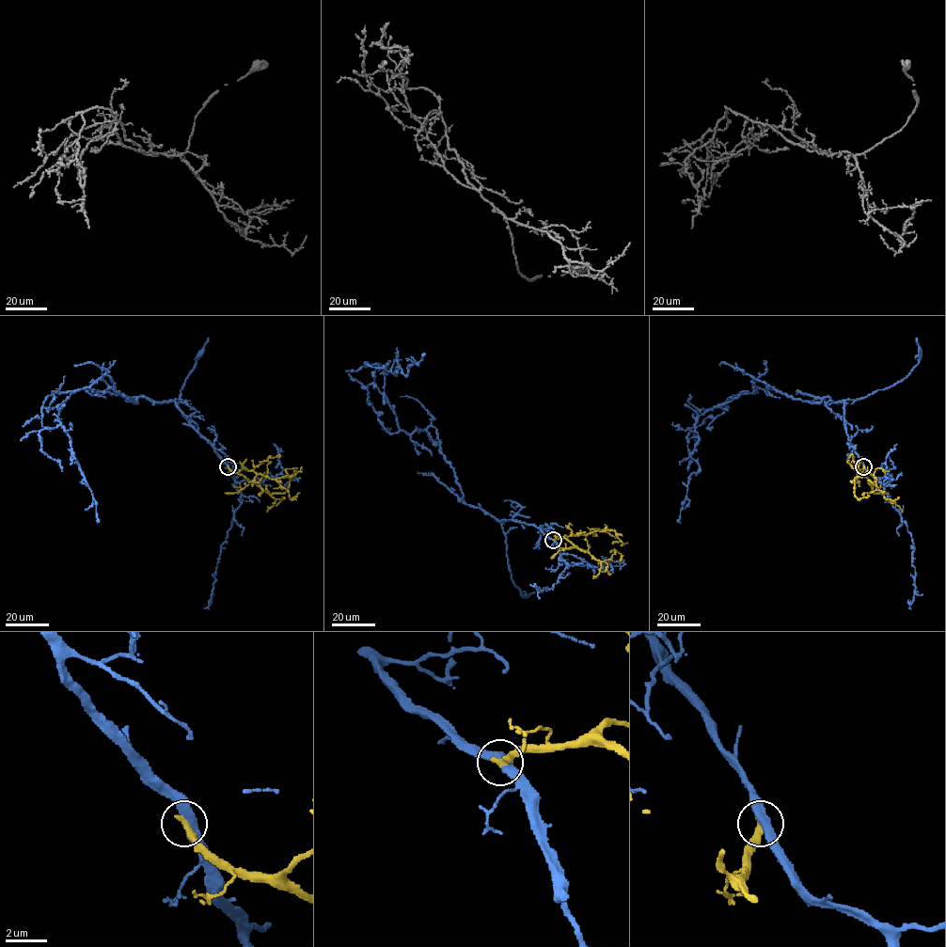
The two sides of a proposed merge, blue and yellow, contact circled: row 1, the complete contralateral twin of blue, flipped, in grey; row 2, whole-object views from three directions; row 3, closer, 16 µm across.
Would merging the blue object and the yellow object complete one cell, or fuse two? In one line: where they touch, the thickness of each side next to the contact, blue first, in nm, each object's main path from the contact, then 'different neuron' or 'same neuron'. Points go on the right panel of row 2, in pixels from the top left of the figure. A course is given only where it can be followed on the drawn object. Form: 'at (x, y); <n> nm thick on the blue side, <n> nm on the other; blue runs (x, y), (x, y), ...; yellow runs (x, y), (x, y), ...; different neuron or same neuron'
at (863, 466); 480 nm thick on the blue side, 400 nm on the other; blue runs (864, 466), (844, 401), (793, 399), (749, 375), (757, 388), (698, 417), (700, 471), (677, 521); yellow runs (864, 466), (862, 474), (883, 495), (875, 484), (874, 473), (879, 467), (889, 471); different neuron

